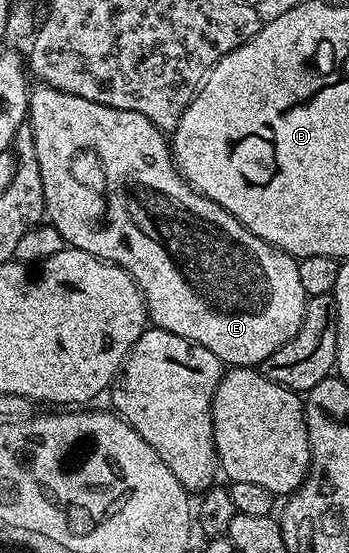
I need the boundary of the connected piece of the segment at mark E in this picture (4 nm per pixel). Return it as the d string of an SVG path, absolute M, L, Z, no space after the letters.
M46 84L36 88L33 88L28 95L26 121L32 127L34 147L38 151L38 167L42 171L47 220L59 231L71 248L92 253L103 261L111 261L113 265L121 265L136 280L136 286L144 296L148 308L148 320L155 328L165 329L174 335L182 335L182 339L198 343L206 347L206 351L214 351L220 362L228 367L259 367L267 357L274 355L274 351L278 351L278 347L290 343L290 339L298 335L298 327L302 327L302 319L309 299L307 291L302 287L302 279L298 275L299 260L258 239L258 235L254 235L241 221L234 219L230 211L218 207L218 203L214 203L208 197L202 196L198 190L193 189L176 168L169 138L158 126L150 123L146 115L138 115L134 111L106 107L102 103L94 103L78 95L63 93L61 89L51 89Z

